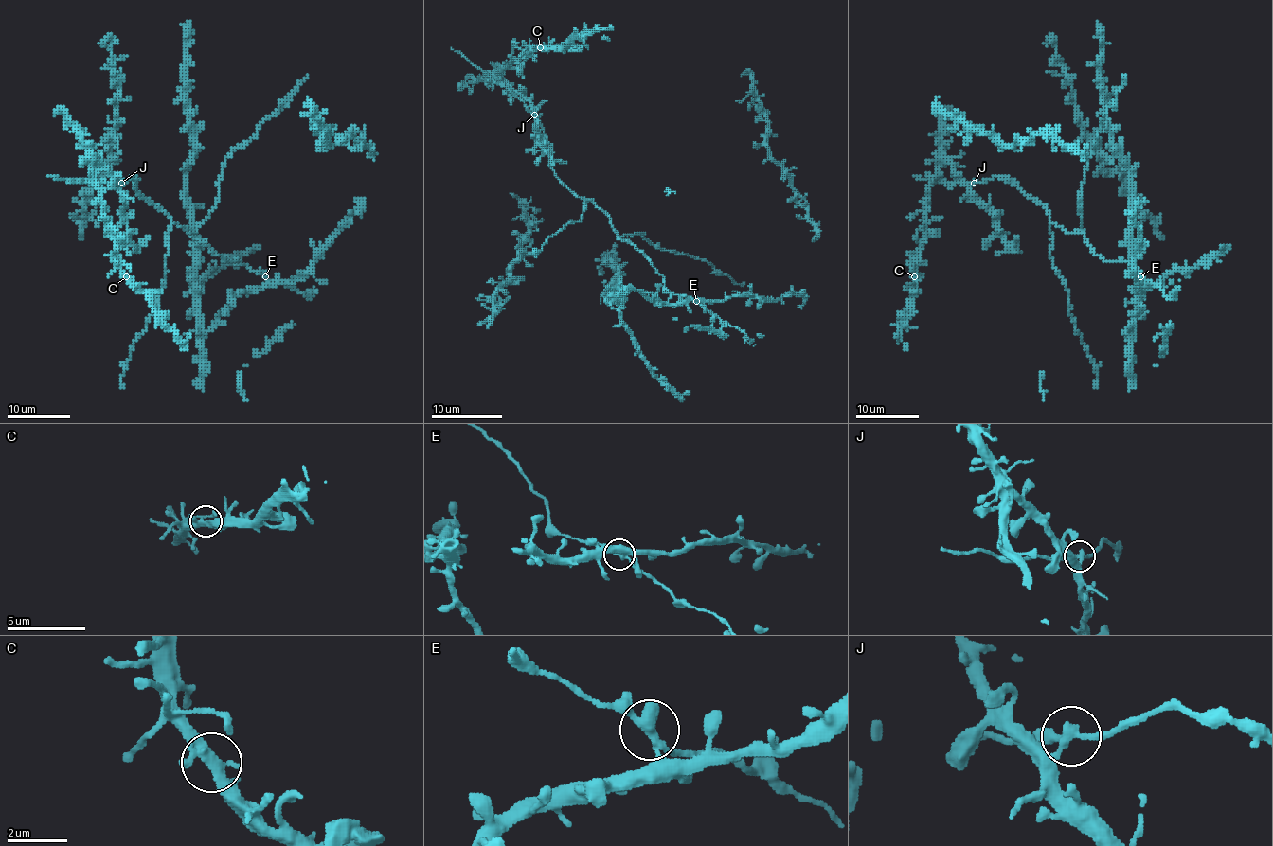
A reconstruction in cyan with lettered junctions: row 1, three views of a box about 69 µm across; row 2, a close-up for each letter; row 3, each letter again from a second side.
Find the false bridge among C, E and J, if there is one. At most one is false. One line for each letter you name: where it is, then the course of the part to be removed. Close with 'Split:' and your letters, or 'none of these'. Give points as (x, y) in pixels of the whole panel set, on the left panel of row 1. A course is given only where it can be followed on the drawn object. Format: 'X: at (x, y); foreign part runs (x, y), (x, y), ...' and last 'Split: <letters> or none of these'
E: at (265, 276); foreign part runs (265, 276), (206, 330), (194, 208), (187, 197), (194, 142), (185, 78), (189, 22)
Split: E

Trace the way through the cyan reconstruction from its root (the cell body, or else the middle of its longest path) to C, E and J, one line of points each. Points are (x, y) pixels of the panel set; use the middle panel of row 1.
C: (684, 302), (696, 300), (672, 292), (611, 220), (550, 167), (538, 118), (501, 76), (540, 47)
E: (684, 302), (696, 302)
J: (684, 302), (696, 300), (672, 292), (611, 220), (556, 175), (552, 147), (534, 115)

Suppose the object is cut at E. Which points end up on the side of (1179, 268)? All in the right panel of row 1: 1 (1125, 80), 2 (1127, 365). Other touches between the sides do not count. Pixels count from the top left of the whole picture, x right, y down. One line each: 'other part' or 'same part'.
1: other part
2: same part

